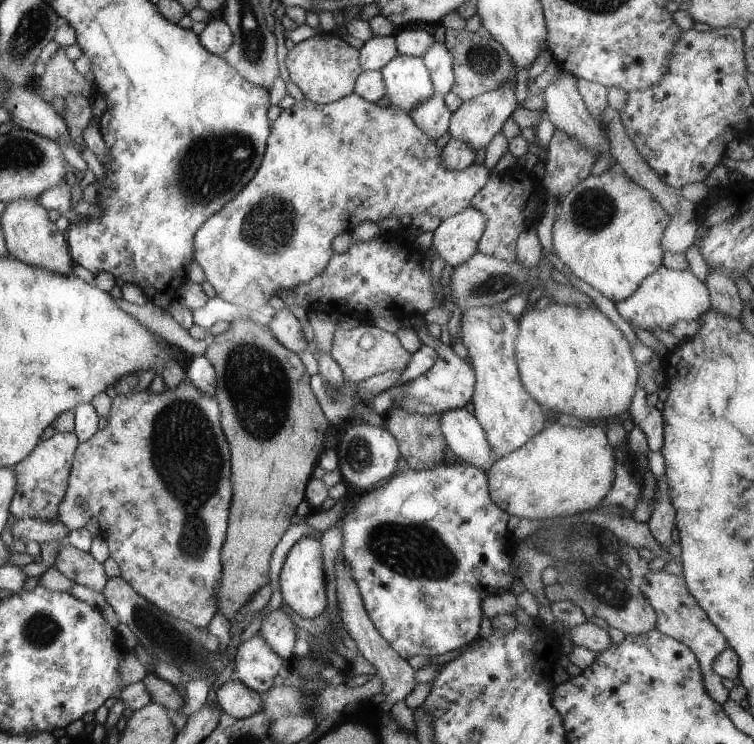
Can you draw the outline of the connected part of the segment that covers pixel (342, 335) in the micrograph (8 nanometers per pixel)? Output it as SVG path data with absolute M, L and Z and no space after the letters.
M366 321L354 328L354 330L349 330L342 324L335 331L332 350L330 350L329 354L340 366L343 378L354 383L363 382L390 369L403 372L411 356L402 347L396 335L385 332Z

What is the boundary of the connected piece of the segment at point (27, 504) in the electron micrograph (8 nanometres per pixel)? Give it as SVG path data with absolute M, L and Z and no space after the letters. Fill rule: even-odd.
M74 432L55 433L51 438L40 441L26 458L23 458L18 464L13 466L17 478L17 489L14 497L11 498L9 507L12 515L15 515L17 519L40 518L42 521L60 521L58 508L68 488L74 452L76 452L79 444L78 437Z

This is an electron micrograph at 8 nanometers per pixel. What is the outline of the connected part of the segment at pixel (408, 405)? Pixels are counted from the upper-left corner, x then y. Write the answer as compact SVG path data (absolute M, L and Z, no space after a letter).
M421 319L416 320L416 332L425 346L432 346L438 352L438 359L432 368L412 381L400 384L376 393L367 404L374 414L385 417L392 408L402 408L406 412L416 412L425 416L446 413L450 410L464 408L471 402L476 385L476 376L467 359L460 358L452 346L446 347L442 341L430 335L427 323Z

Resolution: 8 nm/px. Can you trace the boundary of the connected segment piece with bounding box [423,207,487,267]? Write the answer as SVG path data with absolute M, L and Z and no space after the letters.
M469 207L467 210L442 221L440 226L434 230L432 246L423 255L425 263L431 263L428 262L431 253L435 253L446 261L446 265L449 264L452 267L459 266L464 261L469 260L477 253L477 245L484 233L486 220L486 216L483 216L478 210Z

